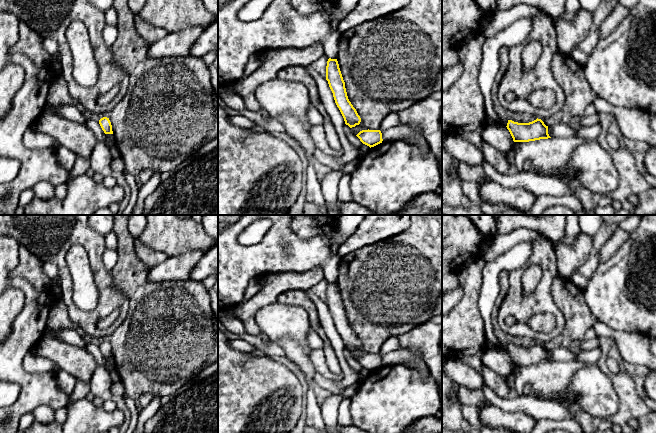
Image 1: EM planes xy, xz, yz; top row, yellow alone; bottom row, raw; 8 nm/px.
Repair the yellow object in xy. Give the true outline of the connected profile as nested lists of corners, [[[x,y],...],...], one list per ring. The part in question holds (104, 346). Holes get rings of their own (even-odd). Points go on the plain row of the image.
[[[107,341],[101,342],[99,344],[99,348],[105,358],[113,358],[112,349],[111,349],[109,342],[107,342]]]

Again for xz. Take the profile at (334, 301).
[[[328,283],[326,290],[326,304],[333,317],[335,327],[344,342],[345,348],[350,352],[359,349],[361,342],[348,323],[345,306],[337,283]]]

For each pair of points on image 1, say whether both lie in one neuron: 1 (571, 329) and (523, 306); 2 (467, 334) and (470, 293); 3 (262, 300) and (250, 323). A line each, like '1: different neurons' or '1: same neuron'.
1: different neurons
2: same neuron
3: same neuron

